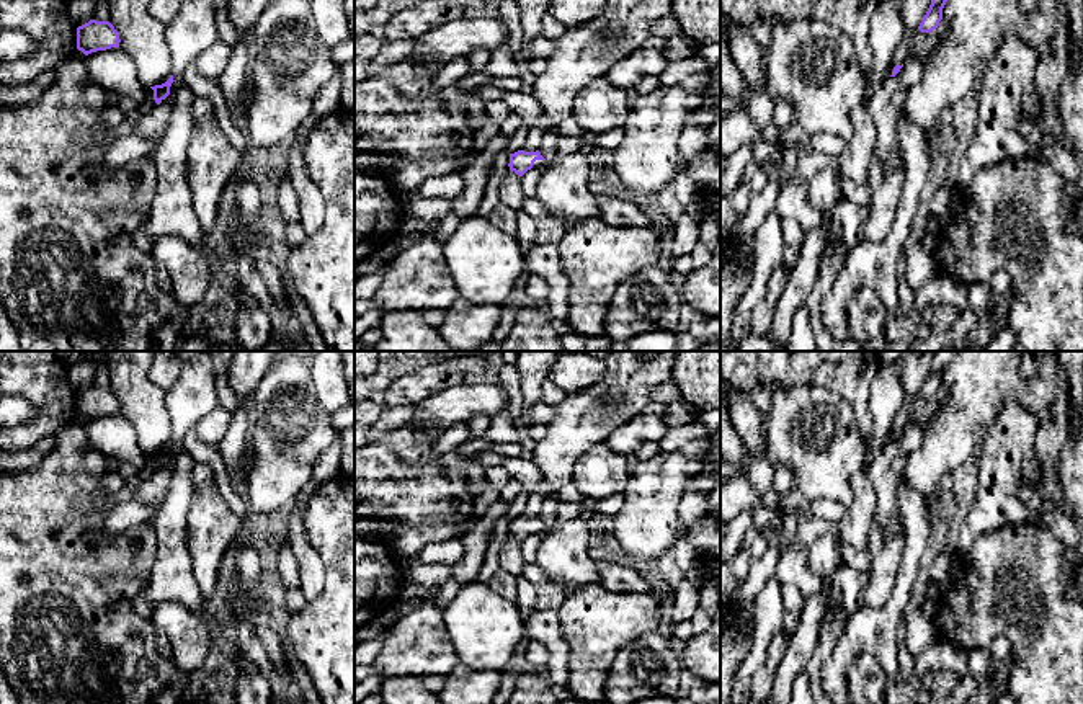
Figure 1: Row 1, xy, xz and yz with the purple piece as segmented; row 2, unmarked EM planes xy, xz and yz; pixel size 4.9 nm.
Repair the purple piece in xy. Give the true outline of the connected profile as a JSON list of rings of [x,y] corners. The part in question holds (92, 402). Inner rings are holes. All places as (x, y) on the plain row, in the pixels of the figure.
[[[90,385],[88,389],[77,394],[77,415],[85,421],[119,413],[119,399],[109,387]]]

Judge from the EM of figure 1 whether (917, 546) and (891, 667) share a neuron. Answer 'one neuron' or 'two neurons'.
one neuron

